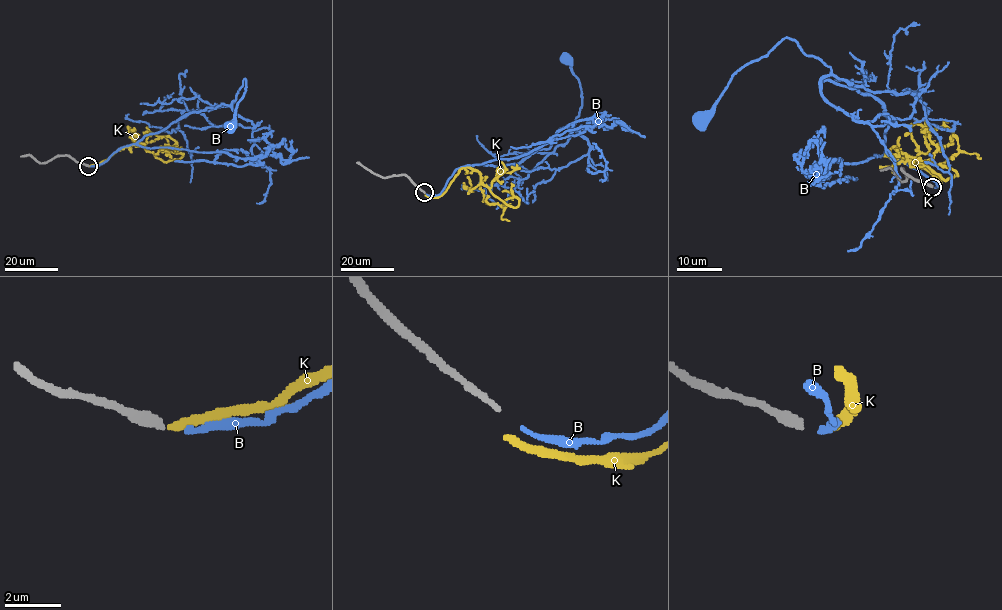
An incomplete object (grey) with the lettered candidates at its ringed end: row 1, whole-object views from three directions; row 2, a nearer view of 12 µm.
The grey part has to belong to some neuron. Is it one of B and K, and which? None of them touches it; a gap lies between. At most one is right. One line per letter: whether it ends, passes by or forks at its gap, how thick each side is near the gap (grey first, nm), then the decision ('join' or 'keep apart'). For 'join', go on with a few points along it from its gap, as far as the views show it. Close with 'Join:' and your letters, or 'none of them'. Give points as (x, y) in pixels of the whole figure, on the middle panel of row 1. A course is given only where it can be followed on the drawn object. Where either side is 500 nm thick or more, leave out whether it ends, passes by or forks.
B: it ends there; 240 nm thick on the grey side, 170 nm on the other; join; it runs (426, 194), (438, 195), (458, 168), (517, 164), (547, 149), (562, 128), (571, 133), (581, 95), (566, 56)
K: it ends there; 240 nm thick on the grey side, 240 nm on the other; keep apart
Join: B

